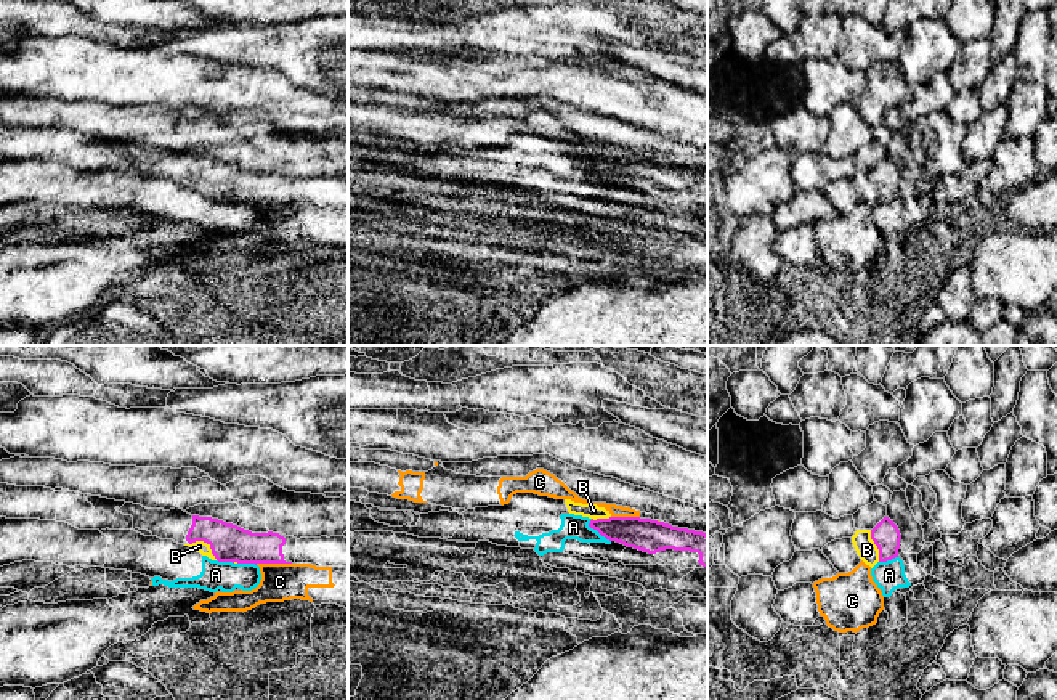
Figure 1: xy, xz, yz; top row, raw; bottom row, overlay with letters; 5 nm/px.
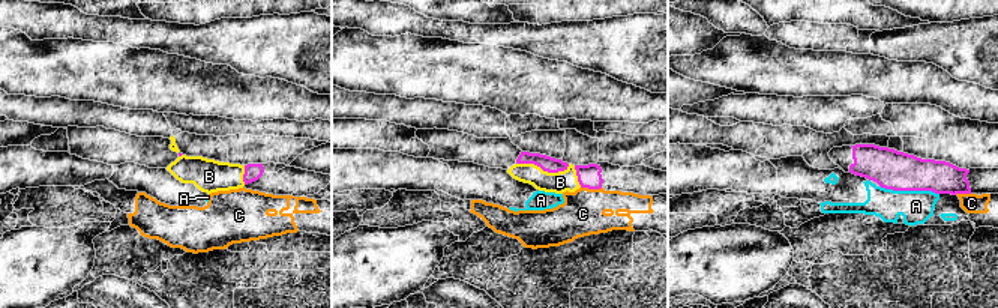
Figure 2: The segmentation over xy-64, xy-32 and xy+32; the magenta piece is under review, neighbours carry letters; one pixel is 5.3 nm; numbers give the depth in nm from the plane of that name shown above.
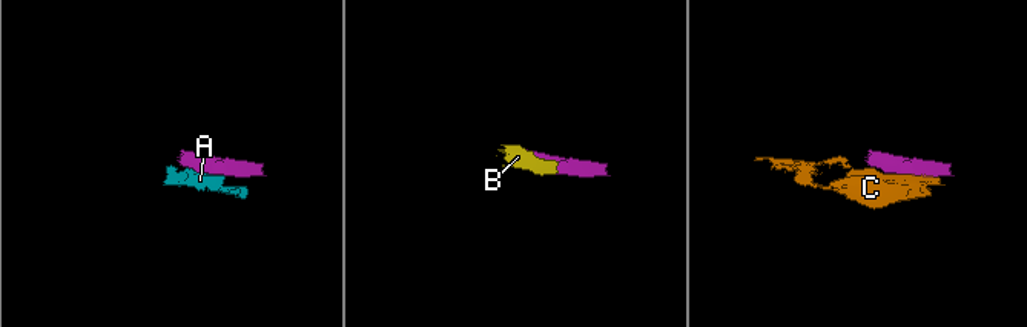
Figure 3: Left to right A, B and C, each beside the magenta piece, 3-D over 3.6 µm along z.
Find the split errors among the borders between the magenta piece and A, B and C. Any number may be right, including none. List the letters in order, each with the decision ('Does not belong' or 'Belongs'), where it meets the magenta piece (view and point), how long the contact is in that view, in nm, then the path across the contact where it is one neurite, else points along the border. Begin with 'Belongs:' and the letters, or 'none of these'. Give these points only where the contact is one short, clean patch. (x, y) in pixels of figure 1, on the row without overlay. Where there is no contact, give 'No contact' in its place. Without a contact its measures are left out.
Belongs: B
A: Does not belong. Touches magenta at xz (597, 170). Shared border 160 nm. Boundary: xz (591, 159), (589, 166), (610, 182)
B: Belongs. Touches magenta at xy (206, 182). Shared border 170 nm. Path across: xy (230, 183), (206, 182), (199, 187)
C: Does not belong. Touches magenta at xy (273, 203). Shared border 180 nm. Boundary: xy (291, 203), (255, 204)

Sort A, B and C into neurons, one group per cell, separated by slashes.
A / B / C

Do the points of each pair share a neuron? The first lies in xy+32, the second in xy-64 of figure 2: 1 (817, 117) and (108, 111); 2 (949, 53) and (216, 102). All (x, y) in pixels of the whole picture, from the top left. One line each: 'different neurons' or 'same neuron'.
1: same neuron
2: different neurons

